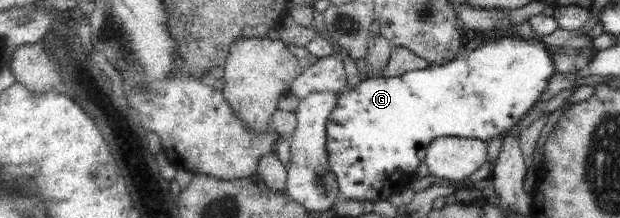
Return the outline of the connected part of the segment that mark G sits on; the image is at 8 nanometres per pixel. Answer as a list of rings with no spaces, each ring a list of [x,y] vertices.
[[[502,38],[497,45],[482,46],[481,48],[472,49],[468,60],[454,59],[444,65],[434,65],[426,67],[424,70],[412,70],[406,74],[398,75],[394,78],[385,78],[382,74],[379,76],[364,79],[354,85],[351,89],[337,96],[336,104],[330,111],[325,124],[325,141],[326,141],[326,160],[329,164],[331,172],[335,176],[337,187],[340,194],[347,200],[355,200],[356,202],[386,202],[391,191],[406,189],[410,186],[410,182],[414,179],[418,166],[425,161],[425,154],[429,147],[435,142],[436,138],[442,137],[458,137],[458,138],[474,138],[486,141],[488,138],[498,136],[502,132],[509,130],[516,125],[520,118],[532,108],[537,98],[543,93],[544,87],[548,84],[551,76],[556,73],[554,70],[553,60],[547,53],[546,44],[537,41],[528,41],[521,39],[520,42],[506,40]]]

